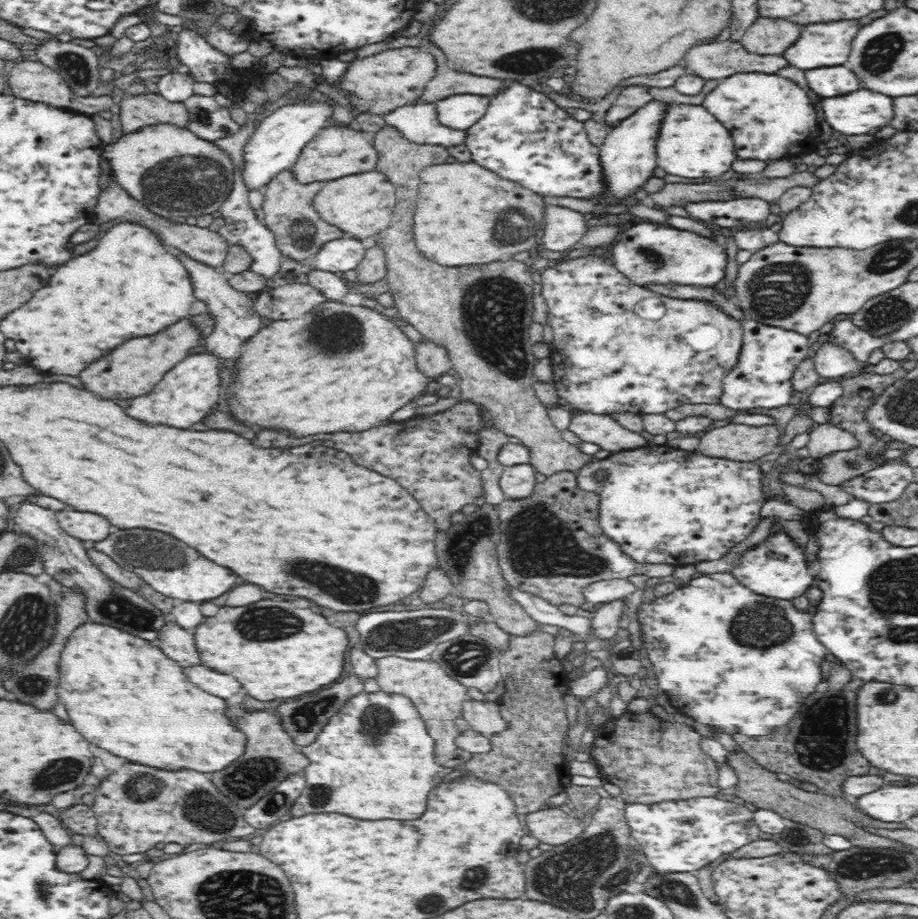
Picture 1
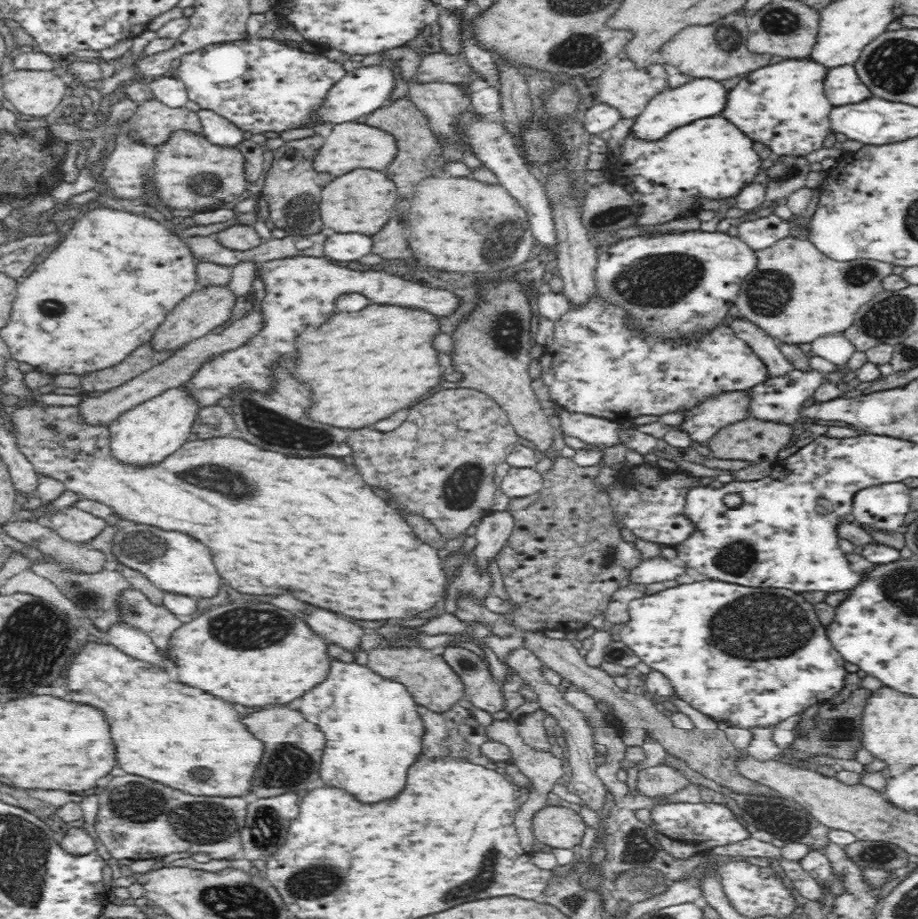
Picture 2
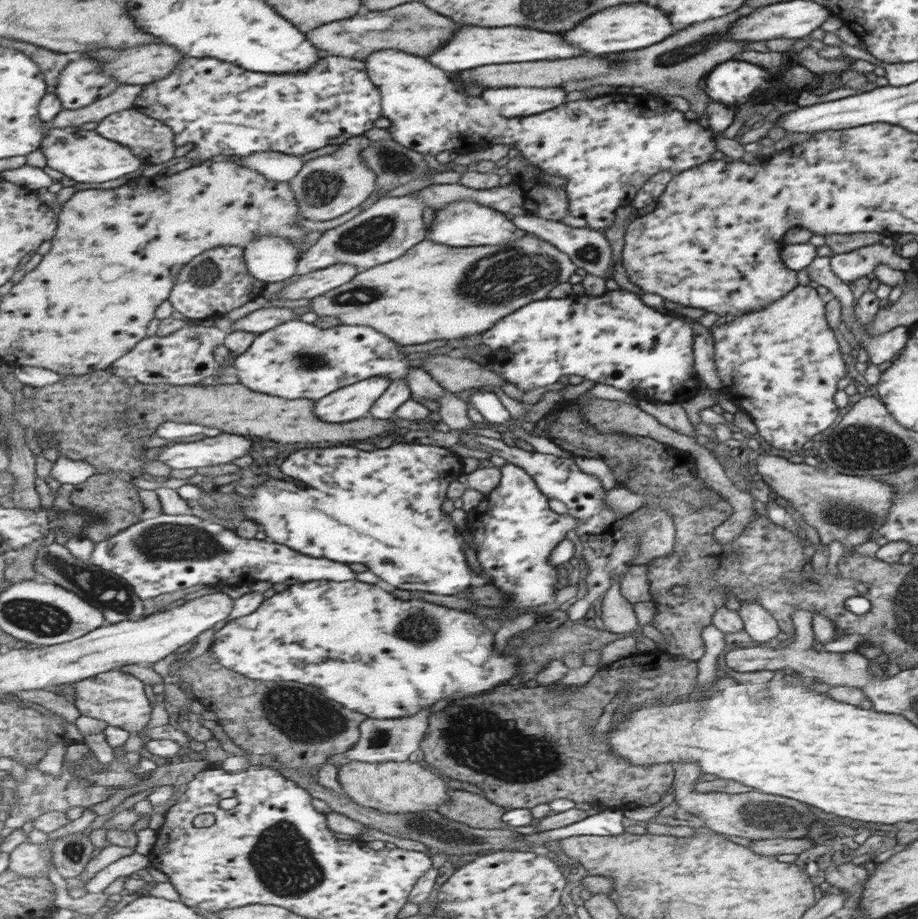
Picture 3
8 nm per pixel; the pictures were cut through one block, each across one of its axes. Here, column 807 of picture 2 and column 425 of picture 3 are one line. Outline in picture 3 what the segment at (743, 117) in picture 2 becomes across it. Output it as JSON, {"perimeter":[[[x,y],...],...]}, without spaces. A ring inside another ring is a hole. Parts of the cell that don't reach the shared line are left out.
{"perimeter":[[[389,50],[389,52],[377,52],[377,56],[369,56],[369,60],[365,60],[365,68],[369,68],[369,80],[373,80],[373,84],[377,84],[376,88],[380,90],[380,110],[381,117],[387,118],[391,122],[391,126],[386,130],[390,131],[391,139],[401,146],[412,148],[415,152],[421,154],[430,154],[431,156],[438,152],[445,152],[445,150],[456,151],[458,154],[468,153],[470,150],[478,150],[484,145],[505,144],[510,148],[515,148],[521,158],[527,160],[527,164],[531,164],[536,168],[541,168],[543,172],[551,174],[551,176],[559,176],[559,178],[567,178],[567,184],[563,184],[562,190],[567,195],[567,214],[569,216],[575,216],[575,218],[583,218],[587,227],[595,230],[599,228],[607,228],[612,222],[615,208],[619,206],[627,205],[631,202],[636,192],[639,191],[648,179],[652,178],[652,175],[656,175],[657,172],[667,171],[672,174],[677,174],[685,170],[690,170],[696,167],[697,164],[703,164],[710,160],[711,153],[715,152],[715,142],[711,142],[711,134],[709,134],[709,126],[703,121],[697,122],[697,120],[685,120],[683,114],[679,110],[669,110],[669,108],[651,108],[647,110],[647,104],[643,102],[637,112],[633,112],[633,130],[631,130],[631,94],[629,98],[621,98],[617,100],[615,94],[611,96],[599,96],[593,98],[593,100],[575,100],[575,102],[565,102],[561,104],[561,108],[553,108],[553,110],[547,110],[547,112],[541,112],[541,114],[535,114],[535,116],[515,116],[515,118],[503,118],[501,114],[489,114],[489,120],[487,120],[487,106],[477,98],[477,96],[467,96],[463,90],[457,90],[455,84],[449,82],[447,74],[439,68],[435,68],[433,64],[429,64],[425,58],[419,58],[419,56],[411,56],[411,54],[405,54],[405,52],[395,52],[395,50]]]}

